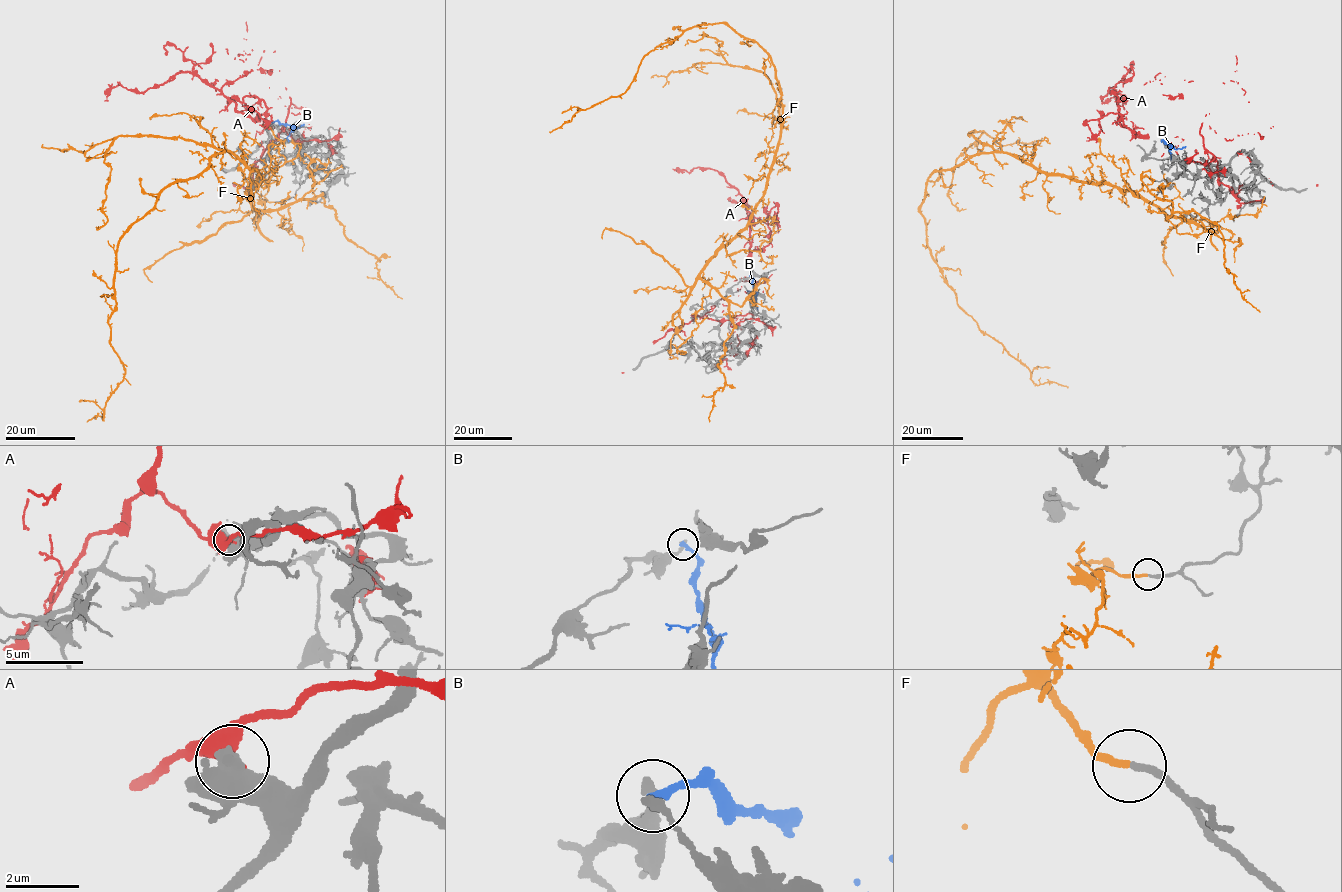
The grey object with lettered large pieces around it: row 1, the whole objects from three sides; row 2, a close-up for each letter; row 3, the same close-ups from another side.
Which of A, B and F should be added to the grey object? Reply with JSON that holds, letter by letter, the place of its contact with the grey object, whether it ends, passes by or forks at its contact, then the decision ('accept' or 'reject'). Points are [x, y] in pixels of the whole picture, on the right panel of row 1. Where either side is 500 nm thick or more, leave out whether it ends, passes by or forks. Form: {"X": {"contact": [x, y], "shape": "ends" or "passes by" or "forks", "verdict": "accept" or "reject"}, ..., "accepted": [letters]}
{"A": {"contact": [1205, 163], "verdict": "reject"}, "B": {"contact": [1161, 141], "shape": "ends", "verdict": "reject"}, "F": {"contact": [1235, 216], "shape": "ends", "verdict": "reject"}, "accepted": []}

